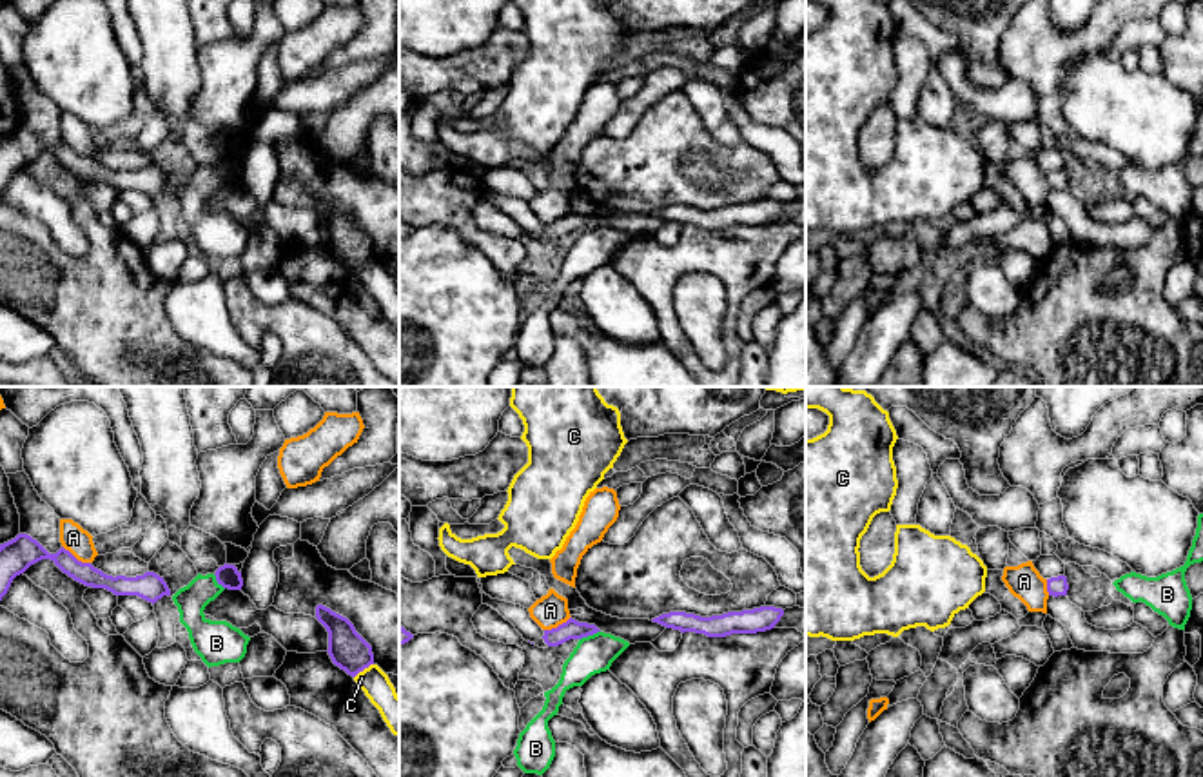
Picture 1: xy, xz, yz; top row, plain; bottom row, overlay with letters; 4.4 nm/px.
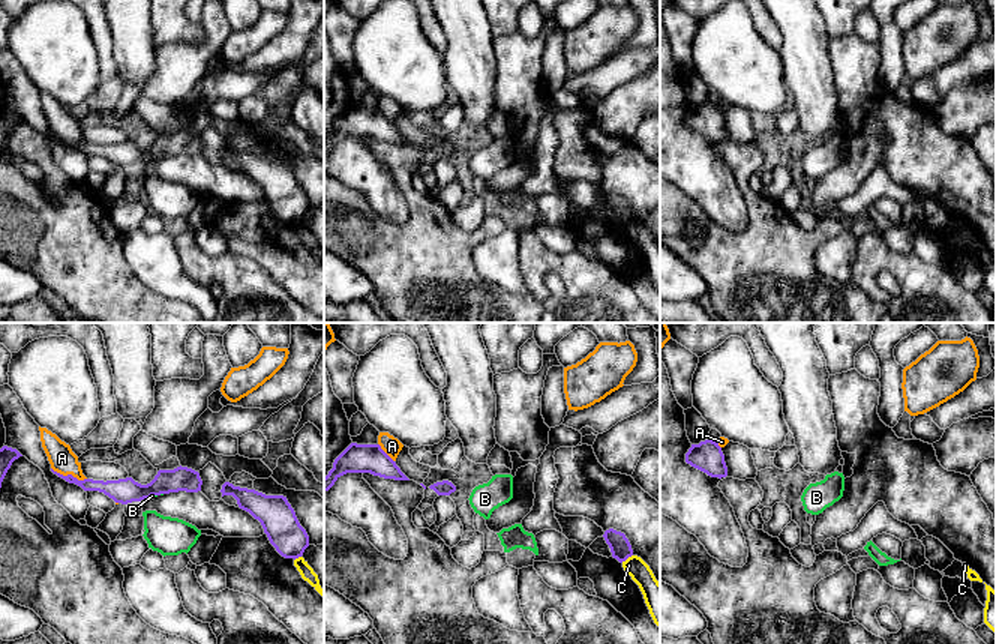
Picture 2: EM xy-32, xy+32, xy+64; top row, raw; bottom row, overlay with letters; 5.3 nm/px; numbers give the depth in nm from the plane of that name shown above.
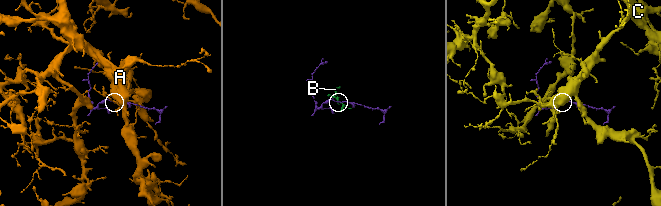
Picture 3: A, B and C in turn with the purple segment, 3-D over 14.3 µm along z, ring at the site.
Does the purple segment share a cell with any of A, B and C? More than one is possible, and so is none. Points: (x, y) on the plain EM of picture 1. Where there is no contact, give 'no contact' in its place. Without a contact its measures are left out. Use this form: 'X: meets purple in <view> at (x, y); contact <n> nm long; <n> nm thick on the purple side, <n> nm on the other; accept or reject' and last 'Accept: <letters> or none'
A: meets purple in xy at (75, 151); contact 150 nm long; 150 nm thick on the purple side, 120 nm on the other; reject
B: meets purple in xz at (588, 227); contact 100 nm long; 90 nm thick on the purple side, 170 nm on the other; reject
C: meets purple in xy at (363, 262); contact 110 nm long; 170 nm thick on the purple side, 140 nm on the other; reject
Accept: none

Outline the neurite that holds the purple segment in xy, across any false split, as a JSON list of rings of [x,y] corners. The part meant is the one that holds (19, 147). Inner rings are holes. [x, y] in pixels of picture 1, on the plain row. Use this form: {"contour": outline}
{"contour": [[[18,127],[15,133],[0,138],[0,194],[7,187],[13,172],[42,152],[51,152],[74,174],[93,182],[105,182],[114,189],[138,189],[152,198],[163,189],[171,189],[163,171],[154,165],[145,165],[143,169],[136,171],[112,171],[94,162],[91,156],[78,154],[64,140],[56,147],[49,147],[31,129]]]}

